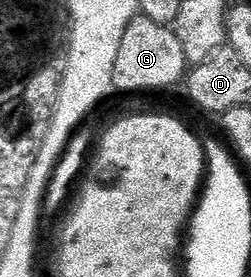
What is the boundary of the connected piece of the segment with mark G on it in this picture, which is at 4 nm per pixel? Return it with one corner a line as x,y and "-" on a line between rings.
136,16
128,23
128,31
124,31
124,39
120,39
120,52
114,64
114,89
123,89
126,93
138,93
141,89
166,89
183,80
188,73
188,62
184,55
184,47
180,43
177,32
169,25
152,23
152,19

